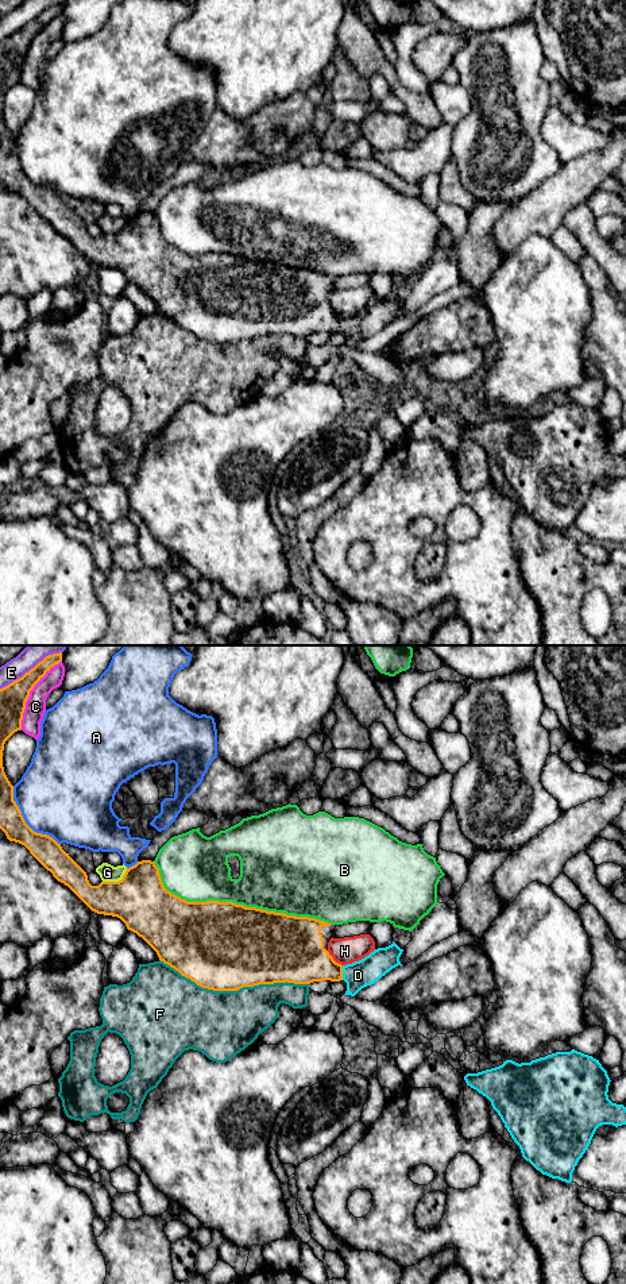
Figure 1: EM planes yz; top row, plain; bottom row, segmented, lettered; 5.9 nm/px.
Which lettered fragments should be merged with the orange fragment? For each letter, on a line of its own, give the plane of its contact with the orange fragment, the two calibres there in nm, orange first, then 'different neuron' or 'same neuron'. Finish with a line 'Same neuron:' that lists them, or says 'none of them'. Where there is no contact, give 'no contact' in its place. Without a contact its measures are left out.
A: yz | 160/480 nm | different neuron
B: yz | 500/360 nm | different neuron
C: yz | 160/130 nm | different neuron
D: yz | 300/160 nm | same neuron
E: yz | 160/120 nm | different neuron
F: yz | 500/400 nm | different neuron
G: yz | 320/100 nm | different neuron
H: yz | 380/160 nm | different neuron
Same neuron: D

